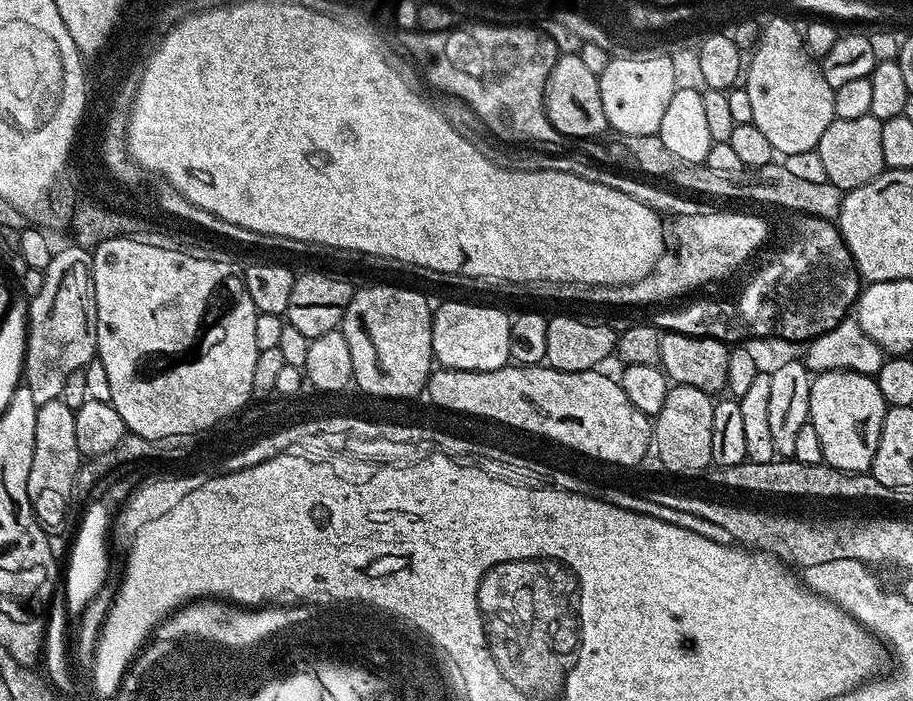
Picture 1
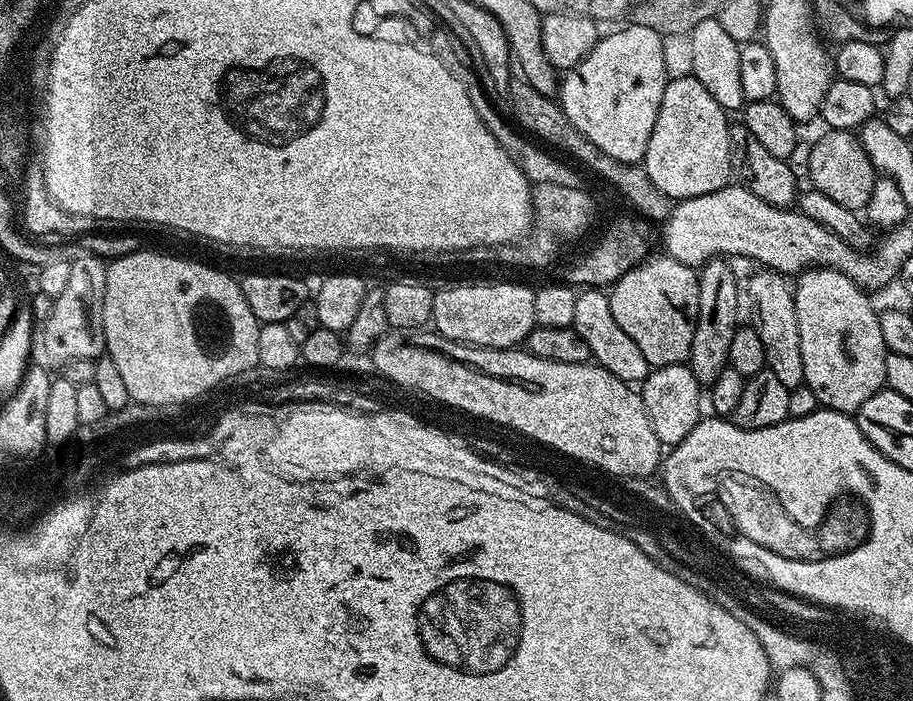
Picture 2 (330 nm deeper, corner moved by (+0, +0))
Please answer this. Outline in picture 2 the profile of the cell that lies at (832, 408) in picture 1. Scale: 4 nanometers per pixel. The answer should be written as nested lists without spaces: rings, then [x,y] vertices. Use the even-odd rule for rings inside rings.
[[[813,266],[799,273],[795,280],[798,333],[805,367],[803,383],[814,390],[819,407],[854,414],[866,398],[885,387],[889,350],[882,338],[878,308],[868,301],[865,289],[833,268]]]

